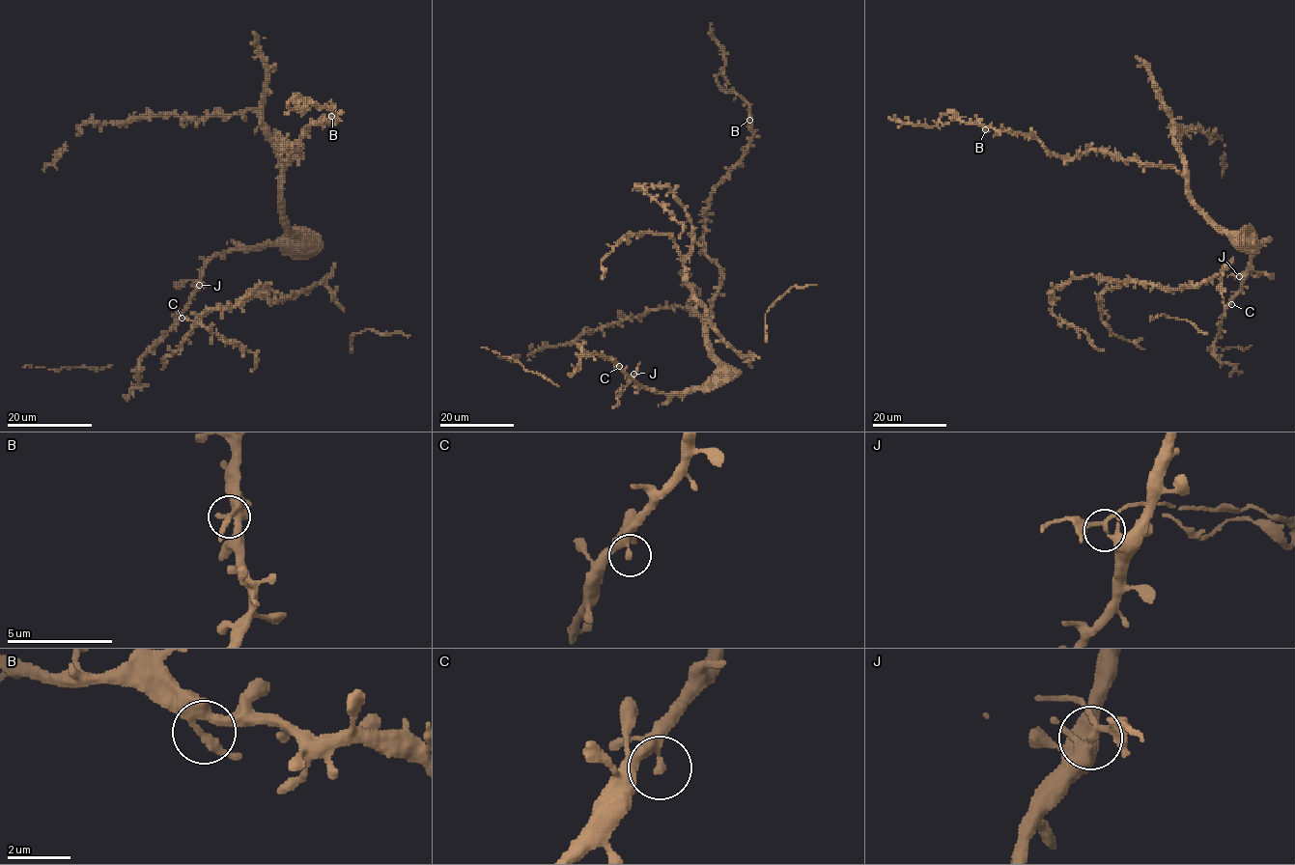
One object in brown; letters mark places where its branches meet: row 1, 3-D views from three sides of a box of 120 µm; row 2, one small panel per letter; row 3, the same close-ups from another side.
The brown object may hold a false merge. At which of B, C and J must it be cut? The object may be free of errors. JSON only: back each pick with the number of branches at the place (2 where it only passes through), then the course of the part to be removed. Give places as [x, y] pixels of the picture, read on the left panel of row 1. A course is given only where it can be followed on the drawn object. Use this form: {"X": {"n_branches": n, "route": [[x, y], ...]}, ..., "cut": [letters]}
{"J": {"n_branches": 4, "route": [[199, 285], [197, 280], [181, 281], [178, 285], [182, 287], [185, 282]]}, "cut": ["J"]}

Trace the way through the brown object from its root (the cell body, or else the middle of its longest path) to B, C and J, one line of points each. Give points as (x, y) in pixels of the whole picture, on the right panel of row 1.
B: (1243, 235), (1222, 230), (1191, 198), (1188, 181), (1171, 167), (1093, 151), (1063, 158), (1032, 136), (985, 129)
C: (1243, 235), (1258, 245), (1231, 304)
J: (1243, 235), (1258, 245), (1248, 272), (1239, 276)

